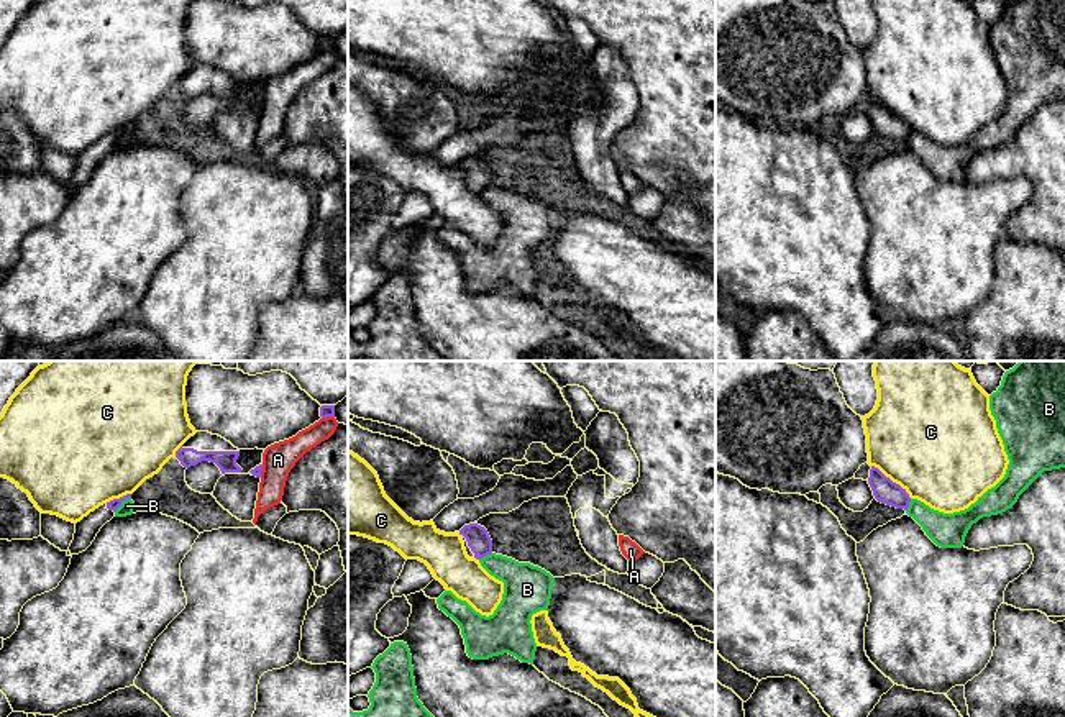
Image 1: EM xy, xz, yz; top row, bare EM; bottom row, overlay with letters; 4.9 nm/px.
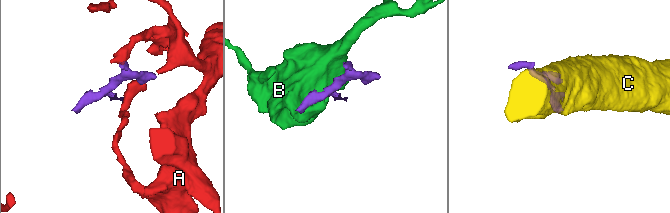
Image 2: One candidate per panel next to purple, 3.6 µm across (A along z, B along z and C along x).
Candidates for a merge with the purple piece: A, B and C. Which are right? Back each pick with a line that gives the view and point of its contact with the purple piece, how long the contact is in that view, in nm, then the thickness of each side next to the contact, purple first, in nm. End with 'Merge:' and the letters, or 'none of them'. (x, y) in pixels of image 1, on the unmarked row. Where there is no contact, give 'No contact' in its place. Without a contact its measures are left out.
Merge: none of them

